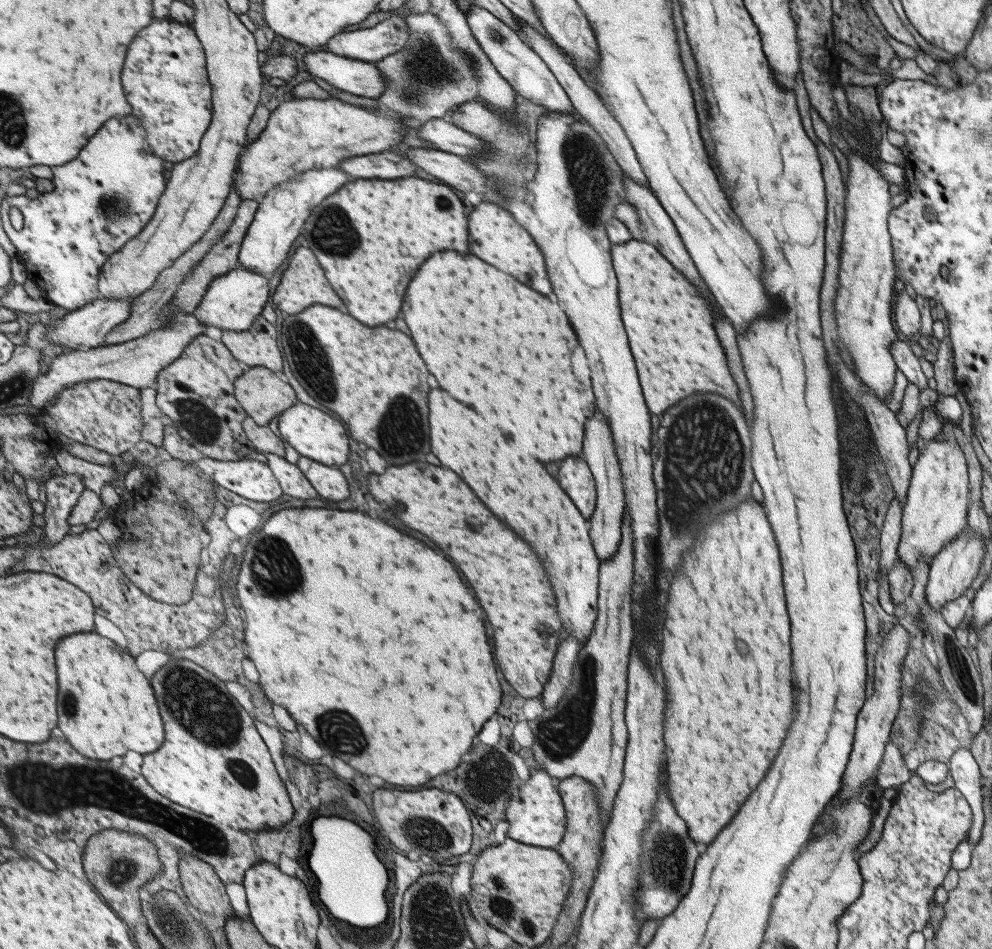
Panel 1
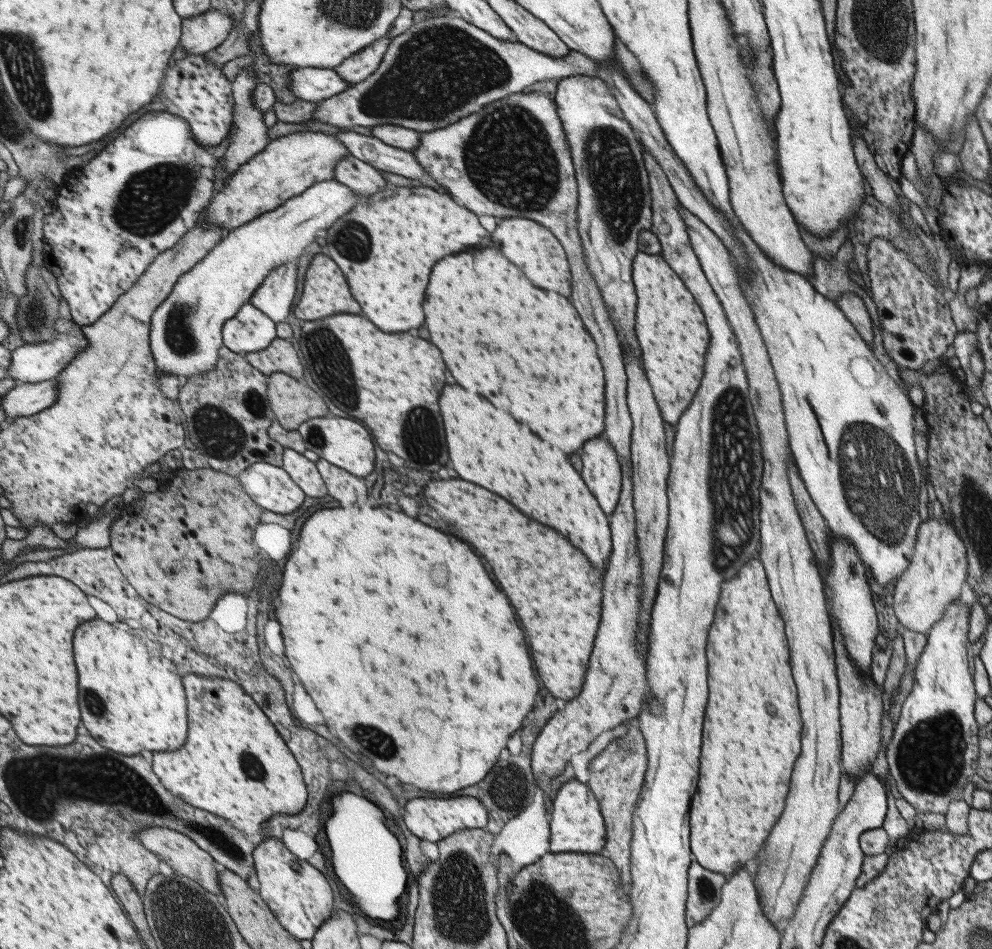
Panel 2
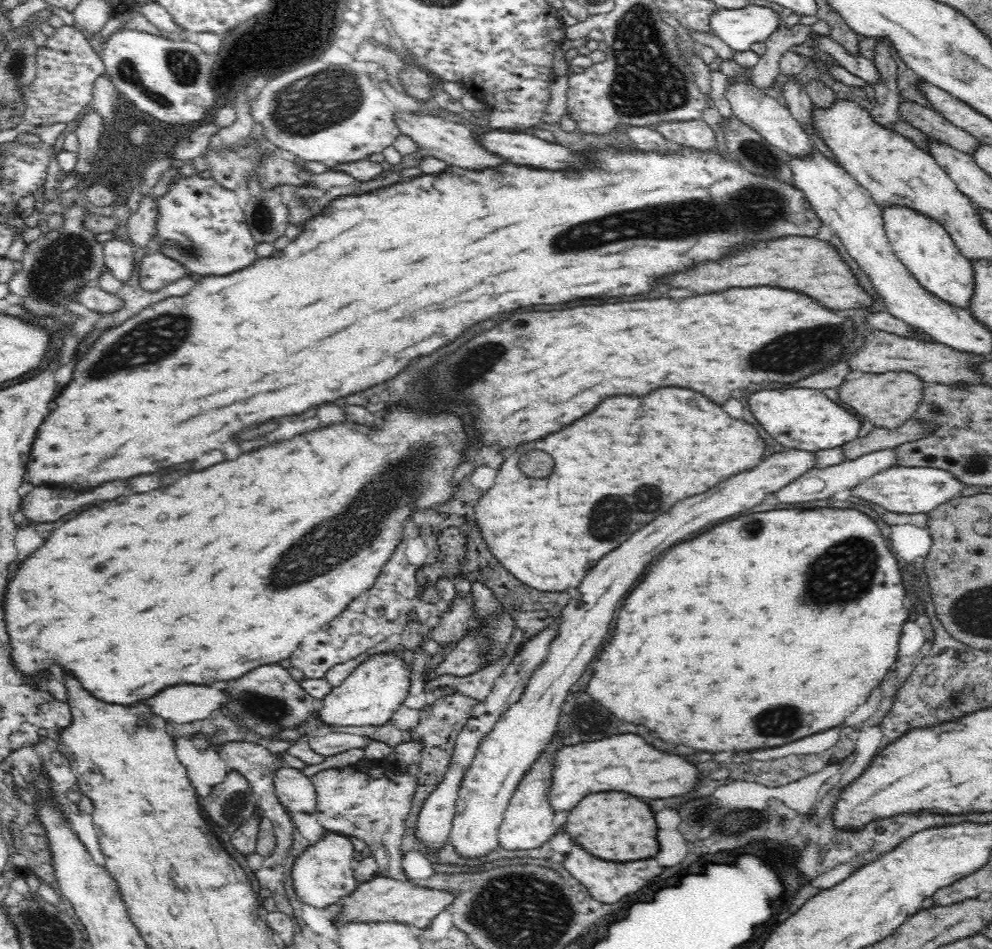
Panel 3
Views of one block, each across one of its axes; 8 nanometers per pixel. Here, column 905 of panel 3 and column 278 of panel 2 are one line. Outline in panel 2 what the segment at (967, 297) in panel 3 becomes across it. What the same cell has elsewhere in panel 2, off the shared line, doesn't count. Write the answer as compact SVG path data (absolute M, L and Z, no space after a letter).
M337 179L315 183L275 211L227 233L193 269L179 277L167 301L155 311L150 346L158 370L185 376L215 369L222 358L223 327L255 296L275 267L297 260L316 236L329 230L355 206L355 194Z

